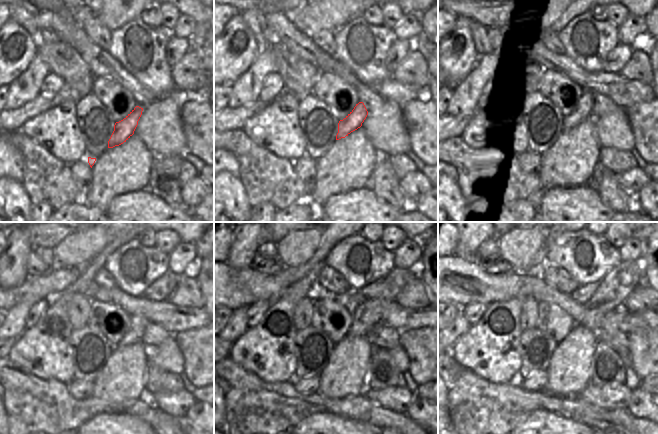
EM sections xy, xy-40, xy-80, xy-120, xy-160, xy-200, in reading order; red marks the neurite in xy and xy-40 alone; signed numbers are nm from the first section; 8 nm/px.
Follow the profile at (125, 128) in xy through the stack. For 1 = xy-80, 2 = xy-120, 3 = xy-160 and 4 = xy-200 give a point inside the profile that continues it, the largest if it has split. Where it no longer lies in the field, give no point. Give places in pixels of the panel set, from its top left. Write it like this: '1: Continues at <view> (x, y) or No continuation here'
1: Continues at xy-80 (582, 113)
2: Continues at xy-120 (138, 323)
3: Continues at xy-160 (366, 316)
4: Continues at xy-200 (618, 283)

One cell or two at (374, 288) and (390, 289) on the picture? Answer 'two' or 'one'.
two

